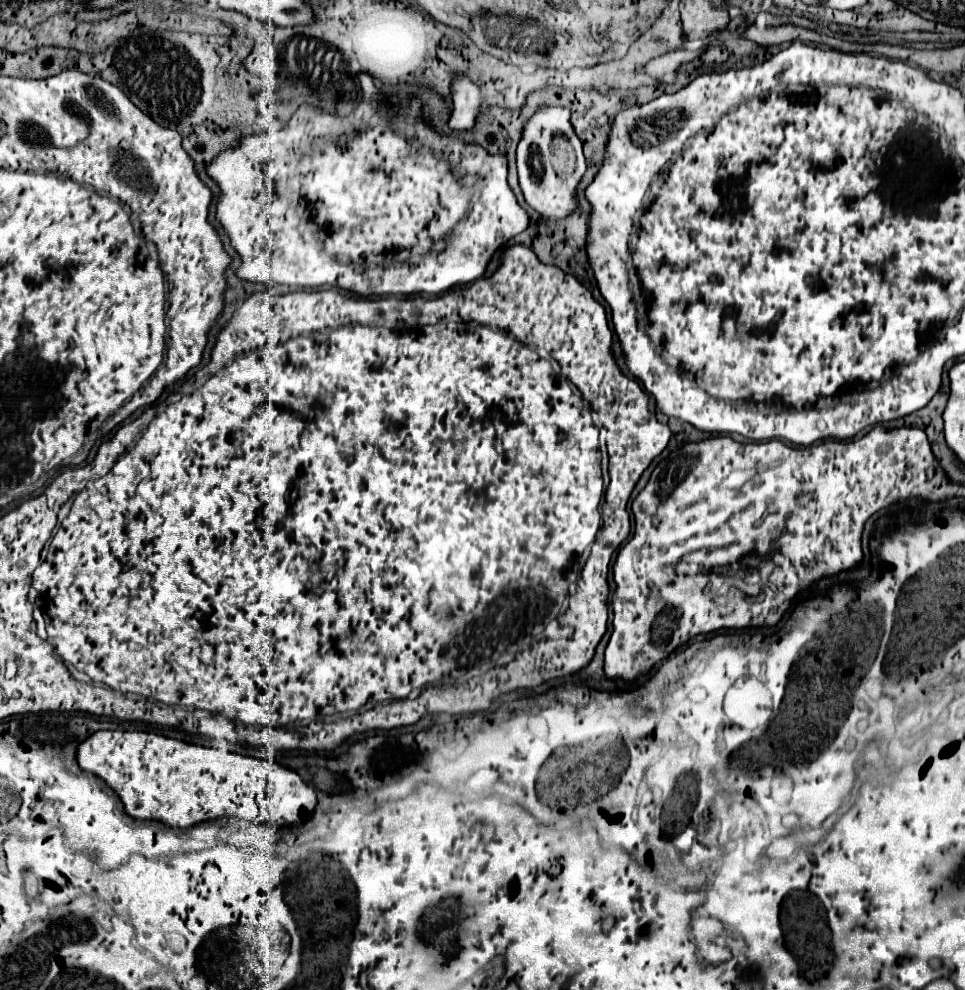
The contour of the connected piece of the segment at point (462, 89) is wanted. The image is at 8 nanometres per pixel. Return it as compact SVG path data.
M452 75L452 103L454 113L450 119L450 129L472 129L476 125L476 117L480 113L480 107L484 105L484 99L480 95L480 89L476 83L472 83L464 75Z

